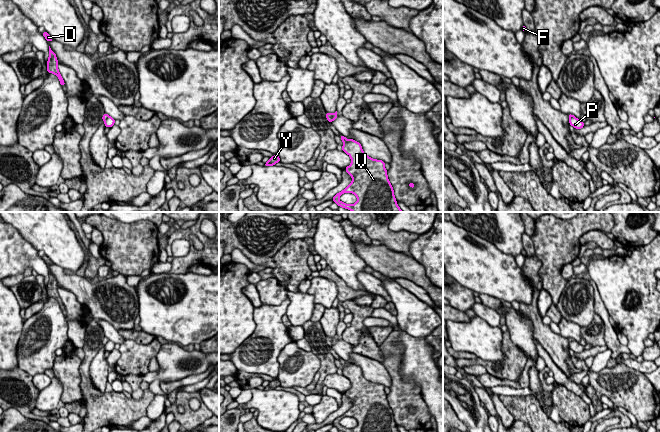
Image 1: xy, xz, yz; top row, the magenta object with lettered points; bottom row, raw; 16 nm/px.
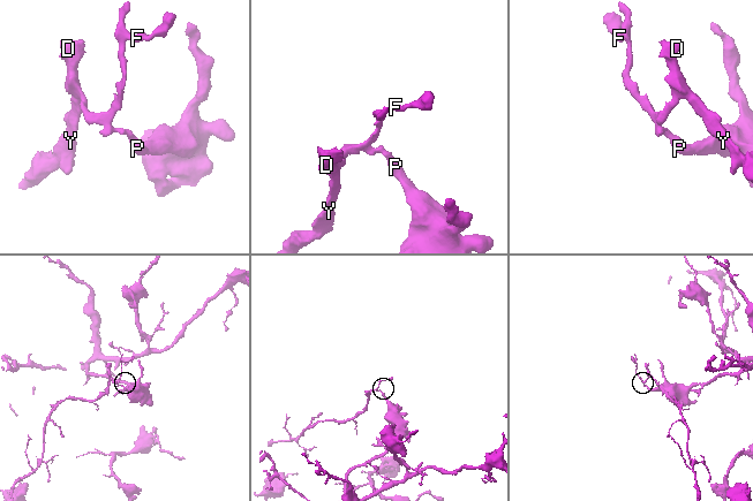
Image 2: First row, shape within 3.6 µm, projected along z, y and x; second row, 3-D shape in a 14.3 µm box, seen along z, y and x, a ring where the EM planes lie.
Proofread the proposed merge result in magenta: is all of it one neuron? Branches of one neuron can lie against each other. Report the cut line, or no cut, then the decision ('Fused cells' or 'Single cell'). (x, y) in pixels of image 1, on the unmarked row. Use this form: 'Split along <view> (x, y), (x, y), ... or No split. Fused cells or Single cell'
Split along xz (333, 338), (331, 344). Fused cells

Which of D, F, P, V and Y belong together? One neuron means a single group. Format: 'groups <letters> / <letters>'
groups D F Y / P V

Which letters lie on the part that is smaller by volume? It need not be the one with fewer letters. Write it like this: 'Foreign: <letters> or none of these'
Foreign: D, F, Y

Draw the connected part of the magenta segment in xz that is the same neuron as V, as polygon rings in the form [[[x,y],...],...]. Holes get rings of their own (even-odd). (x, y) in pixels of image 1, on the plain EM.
[[[343,359],[340,362],[343,365],[342,375],[351,382],[351,388],[345,395],[353,404],[332,424],[343,432],[399,432],[387,400],[385,386],[367,380],[359,366],[347,364]],[[344,417],[355,418],[357,426],[352,429],[341,426],[339,421]]]

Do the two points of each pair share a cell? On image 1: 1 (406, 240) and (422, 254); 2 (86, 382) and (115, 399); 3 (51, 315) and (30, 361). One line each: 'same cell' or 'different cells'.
1: different cells
2: same cell
3: same cell

